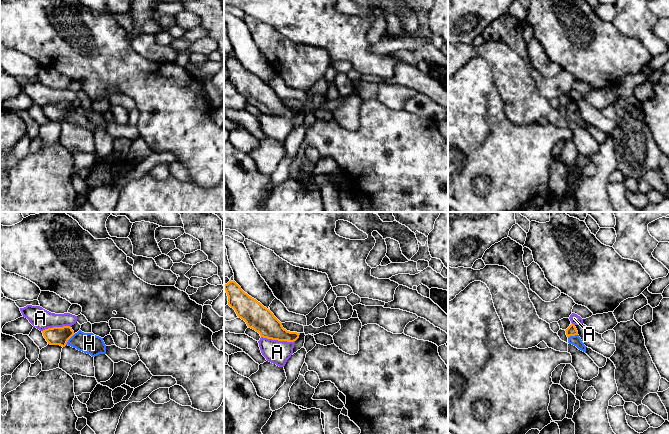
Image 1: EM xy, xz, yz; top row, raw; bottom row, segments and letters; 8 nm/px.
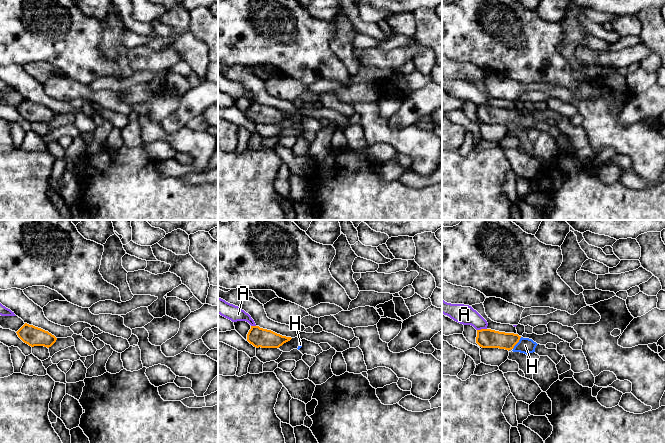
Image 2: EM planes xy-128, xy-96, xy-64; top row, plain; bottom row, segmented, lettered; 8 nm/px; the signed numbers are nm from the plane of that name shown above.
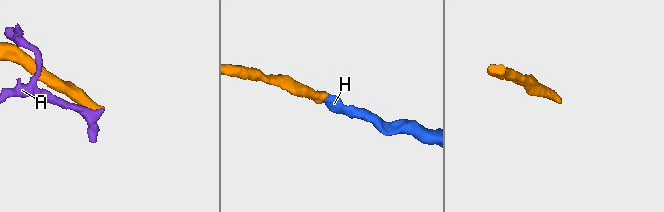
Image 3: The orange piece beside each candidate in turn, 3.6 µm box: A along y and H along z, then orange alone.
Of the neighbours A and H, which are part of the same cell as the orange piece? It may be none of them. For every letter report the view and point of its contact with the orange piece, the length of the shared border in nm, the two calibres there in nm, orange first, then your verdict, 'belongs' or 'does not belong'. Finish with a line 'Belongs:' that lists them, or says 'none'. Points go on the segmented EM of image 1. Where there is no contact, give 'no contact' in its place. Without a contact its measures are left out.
A: contact xz (278, 340); length 280 nm; calibres 200 and 190 nm; does not belong
H: contact xy (69, 338); length 120 nm; calibres 140 and 160 nm; belongs
Belongs: H

